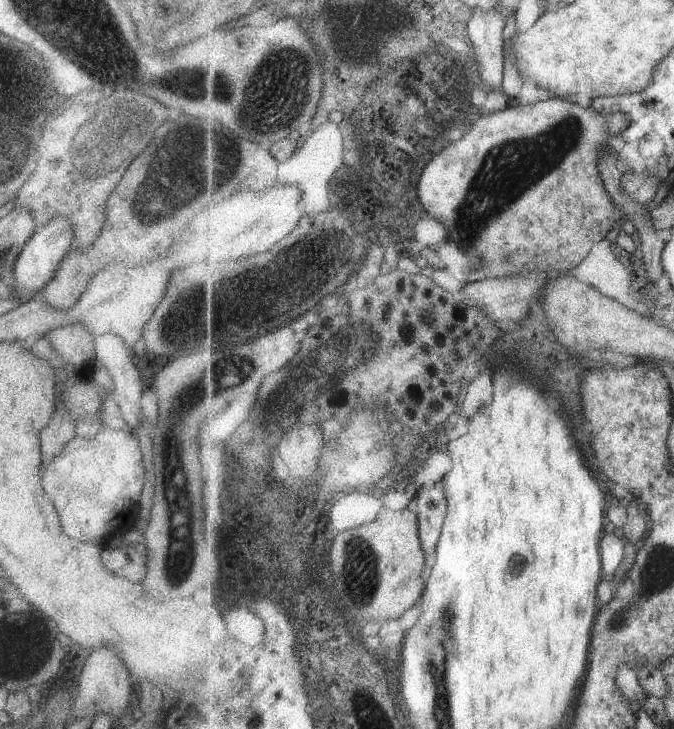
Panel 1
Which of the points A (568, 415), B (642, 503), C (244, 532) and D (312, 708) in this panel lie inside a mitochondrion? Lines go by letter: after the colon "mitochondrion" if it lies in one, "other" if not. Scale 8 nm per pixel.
A: other
B: other
C: other
D: other

